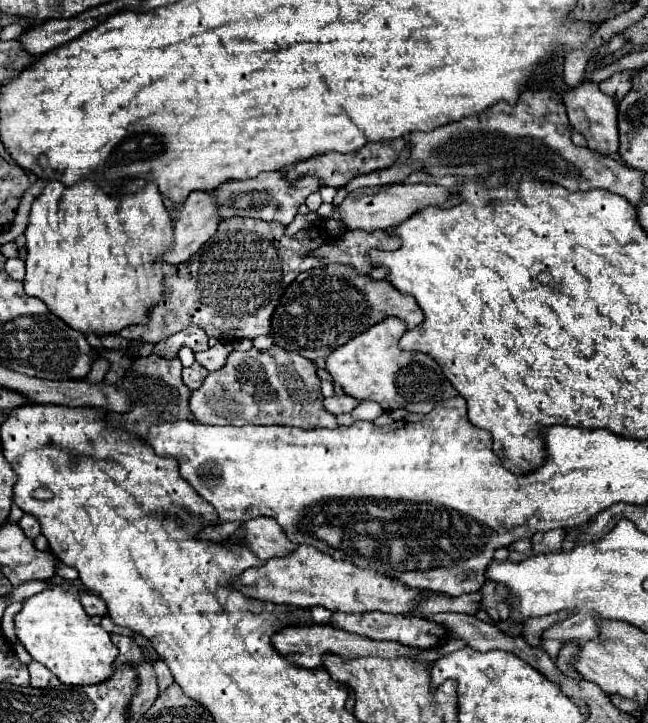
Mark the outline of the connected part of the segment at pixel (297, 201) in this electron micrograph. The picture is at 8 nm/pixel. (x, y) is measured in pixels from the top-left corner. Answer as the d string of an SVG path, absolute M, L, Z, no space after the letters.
M273 171L273 173L259 173L253 179L227 181L219 185L213 191L213 195L217 201L217 213L221 219L239 215L239 217L255 217L263 221L277 221L281 225L289 225L295 219L299 205L303 205L307 195L315 191L319 191L319 183L315 177L301 177L297 183L289 185L281 171Z

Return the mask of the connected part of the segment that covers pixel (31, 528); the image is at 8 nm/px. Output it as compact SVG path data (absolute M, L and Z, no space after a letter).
M25 513L25 515L19 519L17 525L23 529L23 533L25 533L31 541L41 535L41 525L39 525L37 517L33 517L33 515L29 515L29 513Z

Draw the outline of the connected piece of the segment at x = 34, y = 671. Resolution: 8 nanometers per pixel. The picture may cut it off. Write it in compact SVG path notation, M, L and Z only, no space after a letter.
M31 661L29 663L29 673L31 673L31 681L29 681L31 687L43 687L43 689L49 687L49 681L51 681L53 673L45 665Z

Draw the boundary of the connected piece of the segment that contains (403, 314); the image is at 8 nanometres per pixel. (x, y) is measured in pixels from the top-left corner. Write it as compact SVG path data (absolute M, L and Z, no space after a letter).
M333 263L301 273L285 289L271 317L271 337L275 345L315 361L319 357L325 359L333 349L345 345L351 337L389 315L405 321L407 329L423 321L423 313L419 305L415 305L415 299L399 295L389 281L373 281L367 275L357 275L349 265Z

